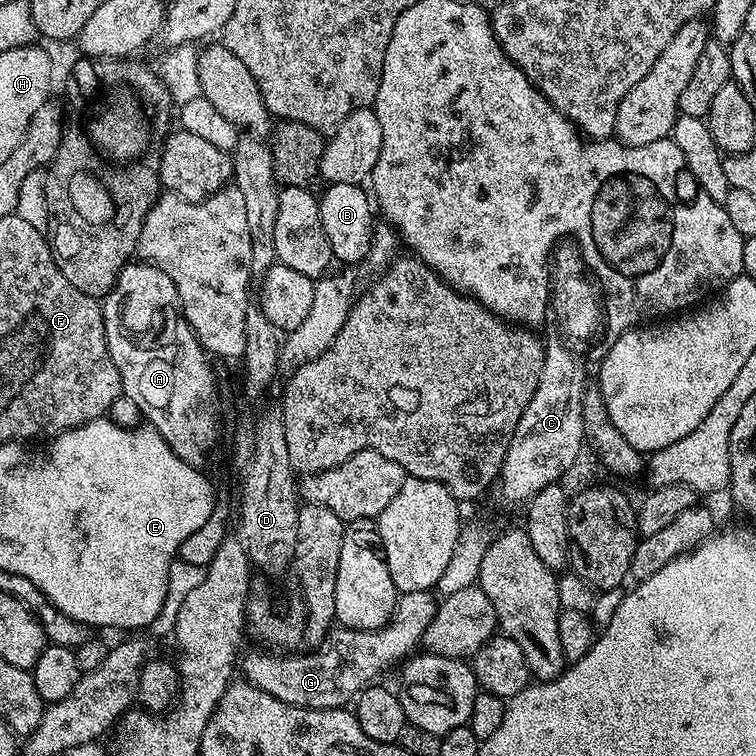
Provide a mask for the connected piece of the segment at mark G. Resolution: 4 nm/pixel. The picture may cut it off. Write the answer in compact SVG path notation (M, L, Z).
M429 590L399 593L390 618L378 630L359 632L353 628L336 626L324 637L316 649L295 654L281 654L276 650L245 651L238 664L239 671L244 671L241 673L243 679L248 683L258 686L260 690L266 690L266 694L274 694L274 698L278 698L283 704L299 708L342 708L351 705L365 688L373 682L379 681L376 679L387 668L413 655L421 647L426 634L426 626L430 626L430 622L434 618L437 603L437 597Z

